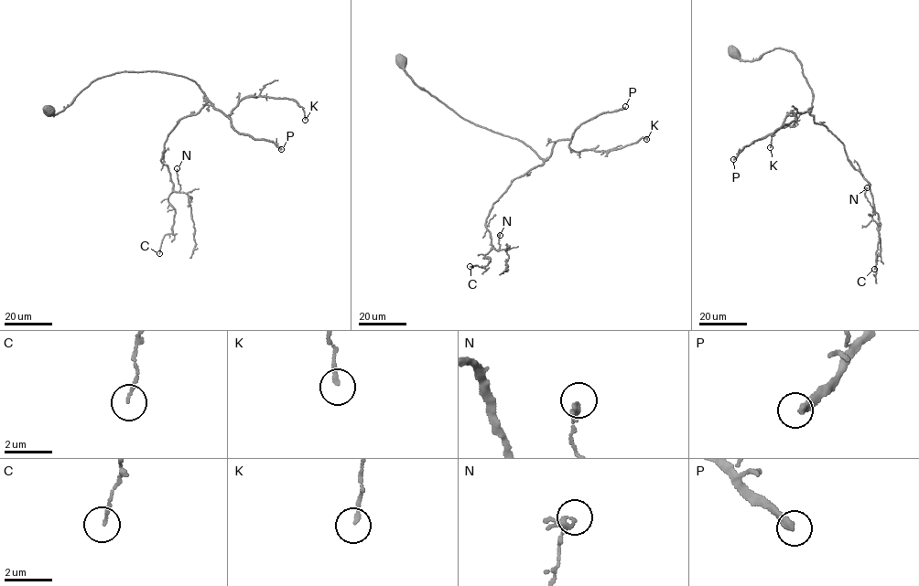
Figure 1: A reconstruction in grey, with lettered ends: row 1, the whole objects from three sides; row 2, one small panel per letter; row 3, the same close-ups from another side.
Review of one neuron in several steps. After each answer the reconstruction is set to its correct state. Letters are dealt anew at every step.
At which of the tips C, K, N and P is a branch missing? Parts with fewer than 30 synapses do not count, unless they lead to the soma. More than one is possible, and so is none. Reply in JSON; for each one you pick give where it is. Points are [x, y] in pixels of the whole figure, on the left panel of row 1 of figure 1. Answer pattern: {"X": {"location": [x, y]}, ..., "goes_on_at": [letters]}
{"P": {"location": [281, 149]}, "goes_on_at": ["P"]}

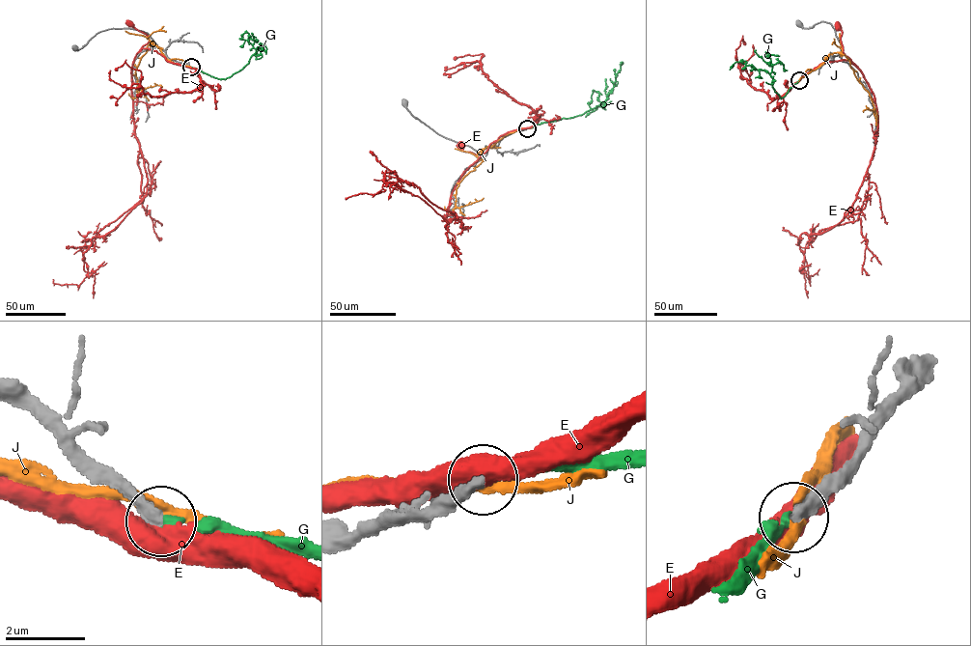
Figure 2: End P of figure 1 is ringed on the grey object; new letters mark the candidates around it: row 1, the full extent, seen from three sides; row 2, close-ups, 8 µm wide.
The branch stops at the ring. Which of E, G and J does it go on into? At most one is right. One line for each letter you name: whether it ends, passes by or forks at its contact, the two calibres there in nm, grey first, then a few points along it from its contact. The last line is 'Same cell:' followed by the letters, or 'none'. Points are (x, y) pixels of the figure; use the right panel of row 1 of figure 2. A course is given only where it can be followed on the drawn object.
G: it ends; calibres 320 and 220 nm; course (799, 80), (781, 98), (766, 70), (740, 62), (735, 62), (730, 70)
Same cell: G

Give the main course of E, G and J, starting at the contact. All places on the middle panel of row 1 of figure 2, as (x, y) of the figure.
E: (527, 128), (503, 134), (467, 170), (479, 158), (463, 151), (460, 144)
G: (527, 128), (582, 115), (603, 105), (622, 62)
J: (527, 128), (505, 135), (490, 147), (485, 148), (482, 153), (482, 161), (459, 183), (456, 207), (483, 199)

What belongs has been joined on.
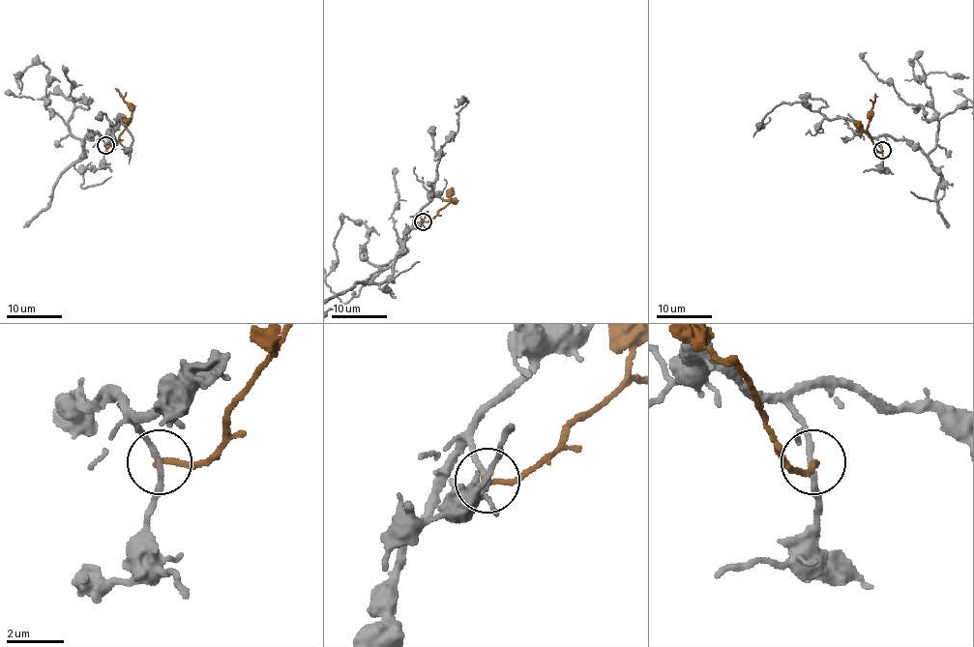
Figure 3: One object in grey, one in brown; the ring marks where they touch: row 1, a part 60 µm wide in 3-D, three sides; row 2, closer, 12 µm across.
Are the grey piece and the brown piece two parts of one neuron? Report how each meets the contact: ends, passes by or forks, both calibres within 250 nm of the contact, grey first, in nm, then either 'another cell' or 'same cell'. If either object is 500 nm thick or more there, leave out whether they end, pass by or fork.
grey passes by; brown ends there; 190 nm thick on the grey side, 200 nm on the other; another cell

